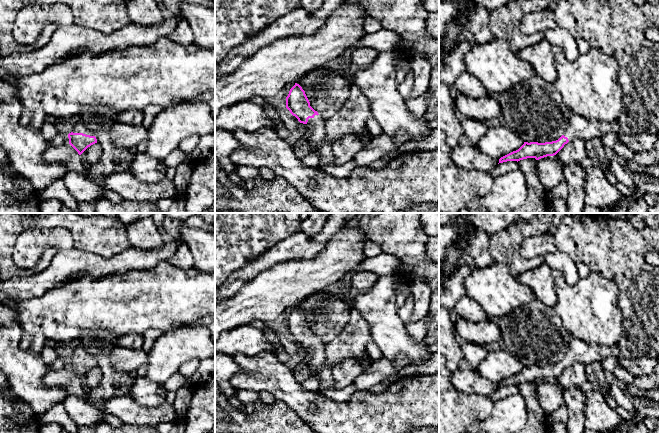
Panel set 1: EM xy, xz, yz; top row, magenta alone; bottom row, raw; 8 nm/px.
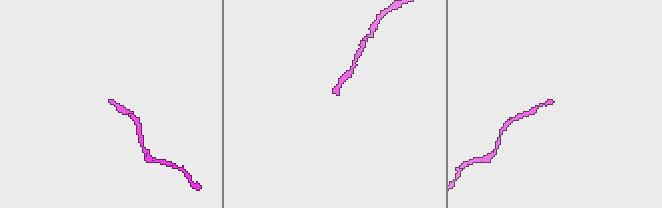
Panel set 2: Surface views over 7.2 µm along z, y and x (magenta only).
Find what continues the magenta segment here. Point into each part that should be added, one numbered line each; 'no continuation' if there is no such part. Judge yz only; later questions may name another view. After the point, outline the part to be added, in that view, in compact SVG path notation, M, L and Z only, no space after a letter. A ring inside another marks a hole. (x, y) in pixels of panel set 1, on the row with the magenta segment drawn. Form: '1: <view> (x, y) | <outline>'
1: yz (617, 27) | M559 0L555 11L547 9L528 13L520 21L522 34L544 32L547 29L566 29L576 39L584 39L591 48L598 48L614 57L620 66L619 81L623 88L624 109L618 120L613 124L597 120L588 120L578 115L572 115L564 128L563 135L569 142L580 139L588 141L602 138L607 133L622 134L659 133L659 43L651 42L645 35L650 27L659 29L659 3L647 0L643 5L637 5L632 0Z

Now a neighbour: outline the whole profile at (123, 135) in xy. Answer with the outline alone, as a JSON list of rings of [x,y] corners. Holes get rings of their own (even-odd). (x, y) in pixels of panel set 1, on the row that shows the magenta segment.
[[[111,122],[109,132],[112,141],[118,147],[137,147],[148,135],[148,129],[144,126],[133,126],[124,123]]]

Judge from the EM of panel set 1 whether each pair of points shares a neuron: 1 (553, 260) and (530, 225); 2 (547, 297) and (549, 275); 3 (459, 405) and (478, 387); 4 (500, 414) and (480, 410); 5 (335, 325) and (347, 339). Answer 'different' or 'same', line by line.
1: different
2: same
3: different
4: different
5: different

